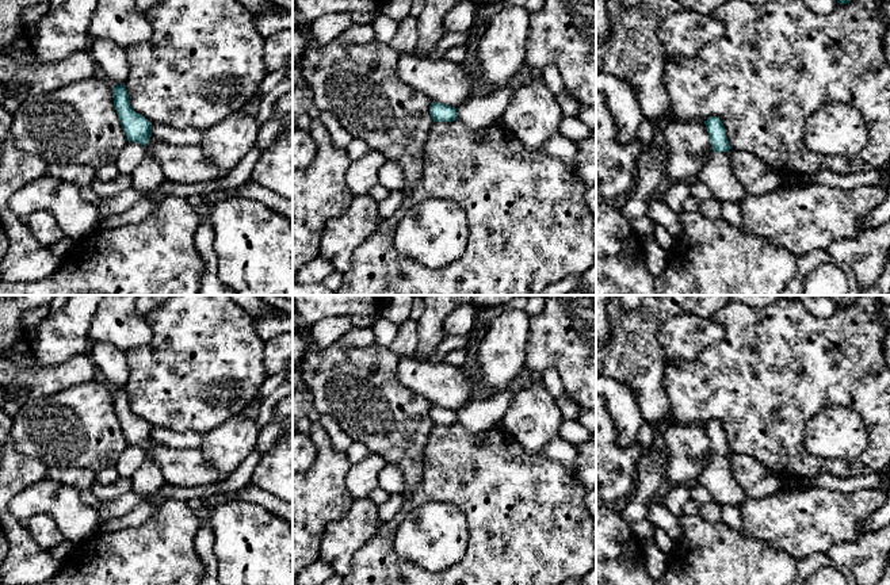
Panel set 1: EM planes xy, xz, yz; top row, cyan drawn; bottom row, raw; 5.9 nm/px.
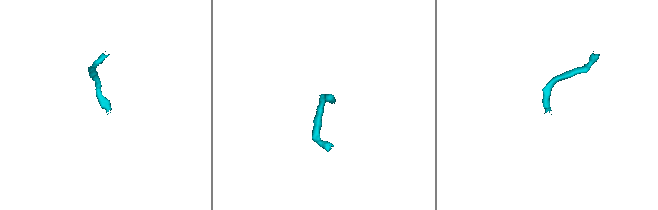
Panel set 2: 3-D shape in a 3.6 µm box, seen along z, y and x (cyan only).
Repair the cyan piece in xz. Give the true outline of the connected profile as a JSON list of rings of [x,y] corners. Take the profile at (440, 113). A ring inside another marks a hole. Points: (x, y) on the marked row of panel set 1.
[[[432,102],[429,114],[433,122],[452,122],[458,119],[457,108],[442,103]]]

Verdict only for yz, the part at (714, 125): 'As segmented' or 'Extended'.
Extended

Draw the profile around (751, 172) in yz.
[[[730,149],[729,158],[737,181],[746,194],[763,195],[784,184],[786,179],[752,153]]]

